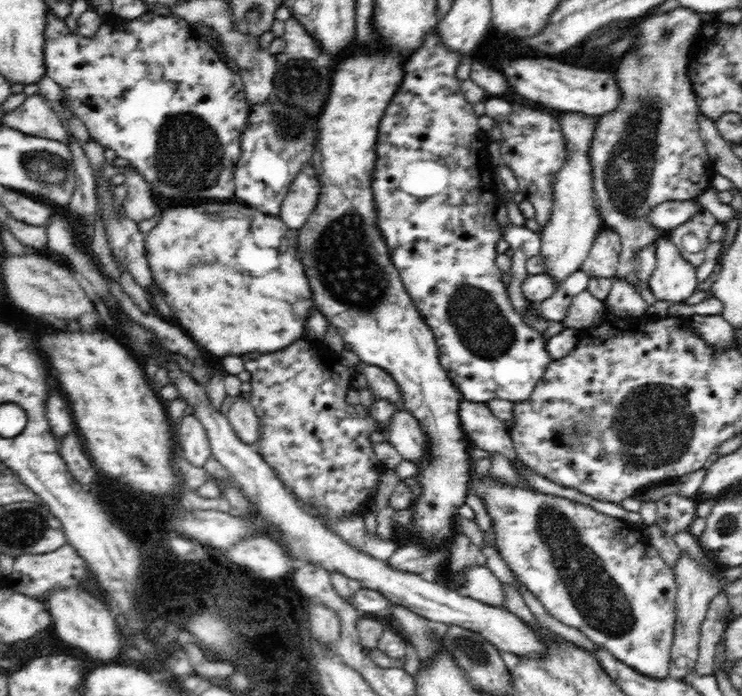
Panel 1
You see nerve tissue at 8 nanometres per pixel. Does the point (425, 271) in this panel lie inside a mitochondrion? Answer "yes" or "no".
no

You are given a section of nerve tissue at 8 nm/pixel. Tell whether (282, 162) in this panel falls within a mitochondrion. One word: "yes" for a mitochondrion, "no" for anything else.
no

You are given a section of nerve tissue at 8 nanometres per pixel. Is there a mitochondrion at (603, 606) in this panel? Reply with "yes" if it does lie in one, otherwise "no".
yes

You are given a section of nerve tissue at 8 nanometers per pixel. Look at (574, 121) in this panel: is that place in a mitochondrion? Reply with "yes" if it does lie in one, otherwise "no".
no

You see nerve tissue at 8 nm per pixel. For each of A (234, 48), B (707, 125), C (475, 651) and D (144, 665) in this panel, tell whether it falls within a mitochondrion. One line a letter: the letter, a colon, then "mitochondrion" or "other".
A: mitochondrion
B: other
C: mitochondrion
D: other

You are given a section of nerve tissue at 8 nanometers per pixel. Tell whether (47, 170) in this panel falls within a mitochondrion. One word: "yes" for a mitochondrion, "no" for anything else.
yes

